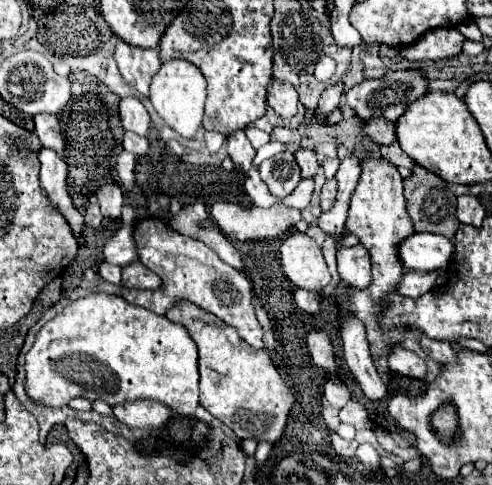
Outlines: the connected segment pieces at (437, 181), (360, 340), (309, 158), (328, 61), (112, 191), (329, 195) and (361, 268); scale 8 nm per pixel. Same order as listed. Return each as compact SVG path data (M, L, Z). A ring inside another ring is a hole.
M414 164L412 174L408 178L404 178L404 198L406 198L406 210L412 218L414 230L418 232L430 232L430 234L442 234L448 240L452 240L452 236L458 230L458 222L456 222L456 196L454 192L448 188L448 184L436 176L434 172Z
M352 314L348 318L348 322L344 322L340 332L342 332L342 342L344 342L346 364L348 364L350 372L356 376L356 380L360 382L364 394L370 400L384 398L386 386L384 386L384 380L378 376L376 366L372 362L364 324Z
M300 148L294 156L296 156L296 162L302 168L302 178L310 178L310 176L314 176L318 172L320 164L318 164L314 148Z
M322 56L314 67L314 76L320 81L325 81L335 72L335 61L329 56Z
M104 184L96 190L98 204L102 208L102 214L106 218L118 218L120 216L120 206L124 204L122 190L118 184Z
M328 180L328 182L322 186L322 192L320 192L322 210L330 210L334 198L336 198L336 180Z
M362 244L338 250L338 272L346 282L362 282L362 290L372 282L370 256Z

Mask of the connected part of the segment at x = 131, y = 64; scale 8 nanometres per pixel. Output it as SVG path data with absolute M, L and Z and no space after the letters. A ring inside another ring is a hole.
M118 40L116 44L116 62L120 68L120 74L124 80L136 88L142 96L148 96L148 86L152 76L160 68L160 58L154 48L138 48L124 44L124 40Z

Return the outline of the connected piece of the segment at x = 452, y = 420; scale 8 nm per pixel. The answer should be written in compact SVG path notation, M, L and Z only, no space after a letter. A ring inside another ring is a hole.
M446 404L446 408L440 408L432 416L432 426L436 426L436 430L440 430L440 434L452 434L452 430L456 430L456 412L454 412L454 406Z

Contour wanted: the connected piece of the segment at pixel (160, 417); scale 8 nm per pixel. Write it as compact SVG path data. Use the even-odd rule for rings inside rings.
M134 400L112 406L114 416L128 426L140 428L158 428L170 418L170 408L156 400Z

